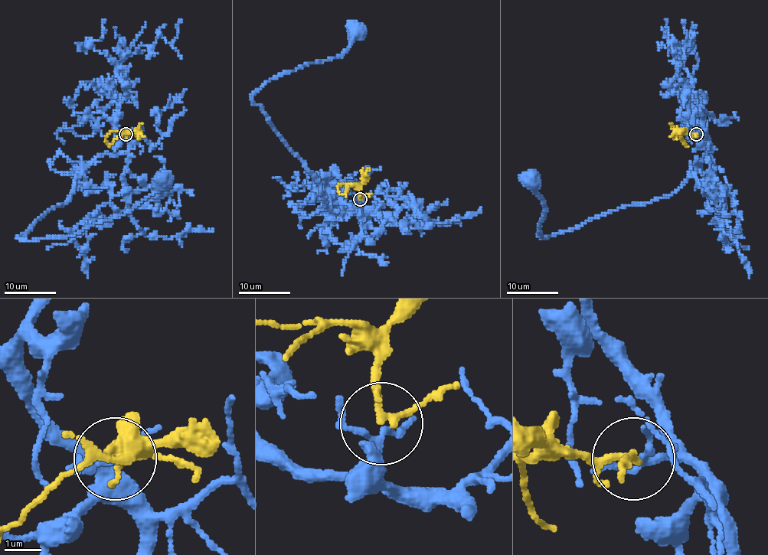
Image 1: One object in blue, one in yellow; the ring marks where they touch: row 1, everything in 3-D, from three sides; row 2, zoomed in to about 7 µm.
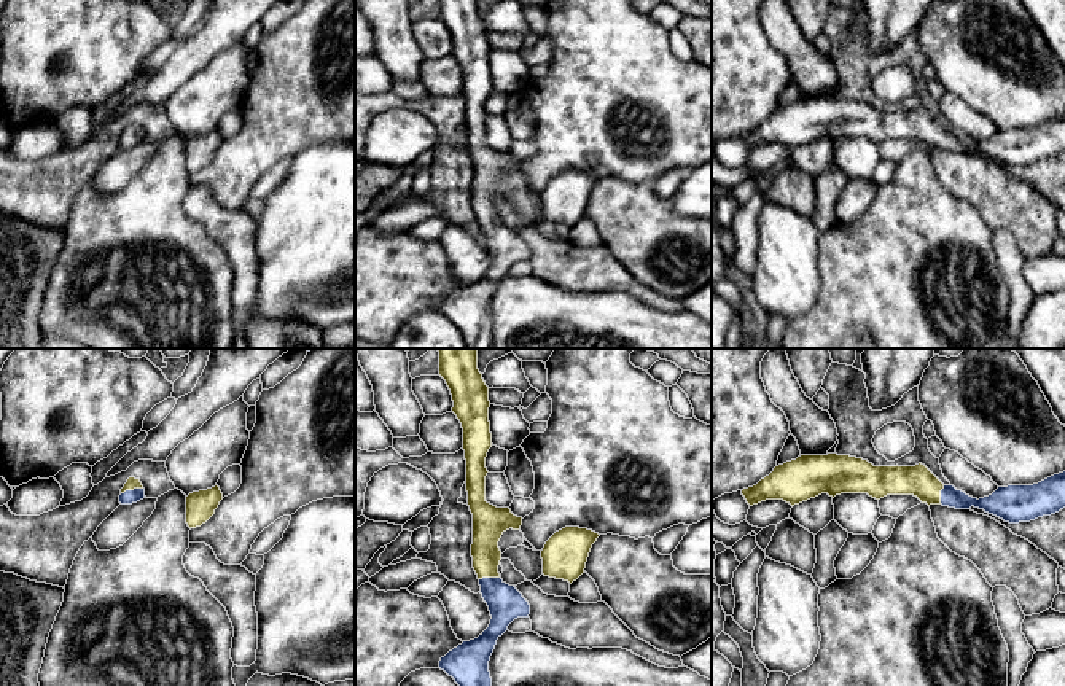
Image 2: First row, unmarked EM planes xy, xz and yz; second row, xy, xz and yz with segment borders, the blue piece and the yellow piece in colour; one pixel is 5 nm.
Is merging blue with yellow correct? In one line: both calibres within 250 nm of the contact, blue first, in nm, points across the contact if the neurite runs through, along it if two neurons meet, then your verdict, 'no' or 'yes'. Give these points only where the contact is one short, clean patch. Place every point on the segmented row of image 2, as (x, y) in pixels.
calibres 70 and 60 nm; way xy (129, 497), (131, 491), (132, 483); yes

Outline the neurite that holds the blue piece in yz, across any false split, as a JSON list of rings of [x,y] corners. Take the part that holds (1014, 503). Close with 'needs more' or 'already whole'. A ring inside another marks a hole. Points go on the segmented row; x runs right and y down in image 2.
[[[801,455],[774,468],[756,485],[743,489],[750,506],[783,500],[791,506],[821,493],[914,495],[922,503],[955,509],[984,509],[1005,522],[1030,522],[1065,508],[1065,471],[1033,485],[998,487],[992,495],[973,498],[954,485],[944,485],[925,465],[874,466],[850,455]]]; needs more

